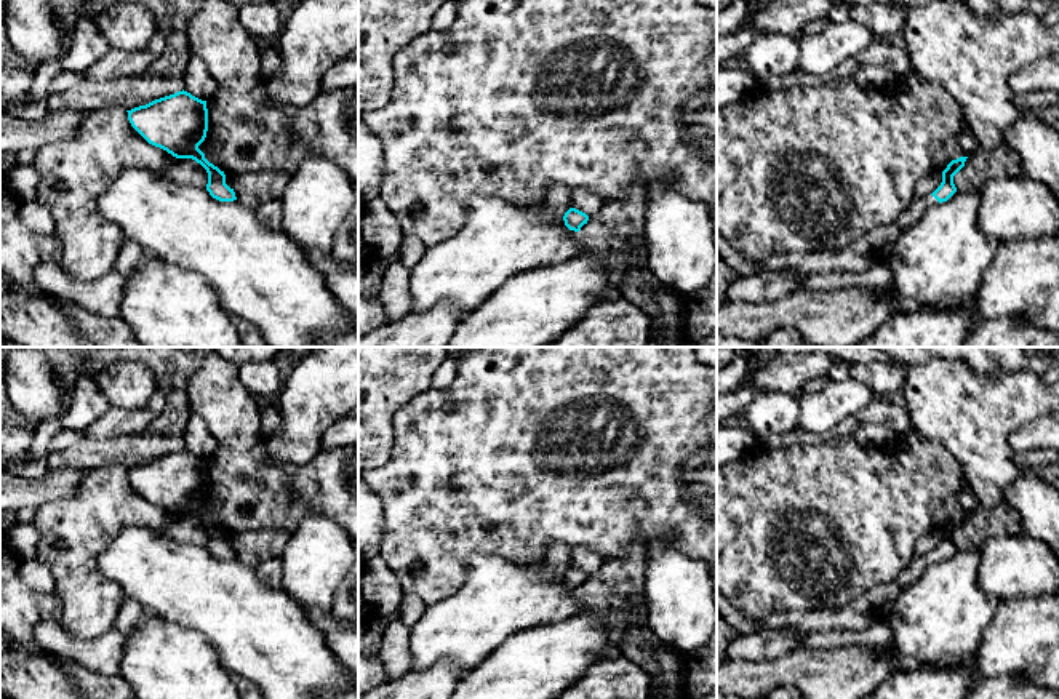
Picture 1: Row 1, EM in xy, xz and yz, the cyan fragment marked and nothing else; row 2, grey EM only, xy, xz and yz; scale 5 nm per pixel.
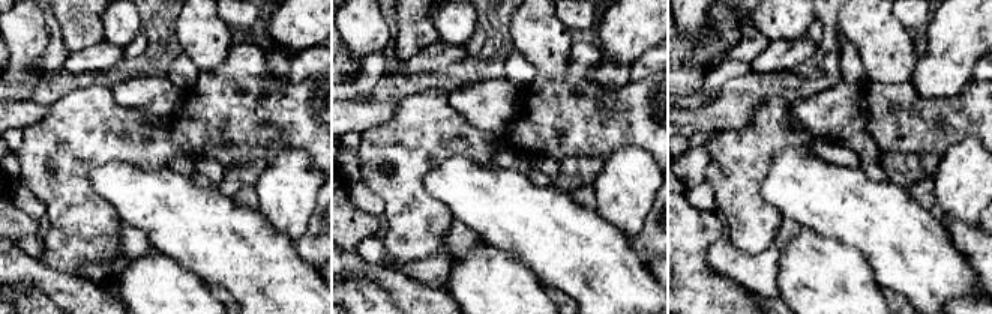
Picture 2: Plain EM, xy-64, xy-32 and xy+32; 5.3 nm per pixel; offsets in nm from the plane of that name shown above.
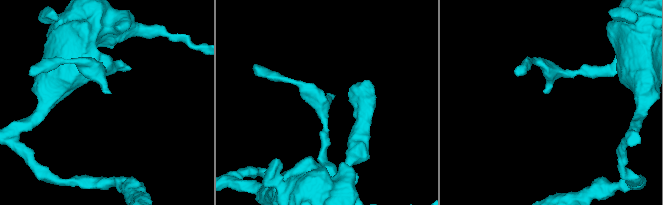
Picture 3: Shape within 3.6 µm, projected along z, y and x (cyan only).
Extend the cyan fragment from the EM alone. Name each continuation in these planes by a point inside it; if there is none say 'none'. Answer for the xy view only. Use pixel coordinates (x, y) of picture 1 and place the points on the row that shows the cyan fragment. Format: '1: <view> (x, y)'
none

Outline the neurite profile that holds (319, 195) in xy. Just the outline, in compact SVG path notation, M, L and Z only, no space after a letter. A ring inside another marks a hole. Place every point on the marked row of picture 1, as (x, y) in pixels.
M306 157L280 198L283 232L302 248L331 253L333 238L355 203L354 182L325 157Z

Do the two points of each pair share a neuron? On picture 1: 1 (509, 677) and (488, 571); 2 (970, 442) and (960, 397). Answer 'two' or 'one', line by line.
1: two
2: one

